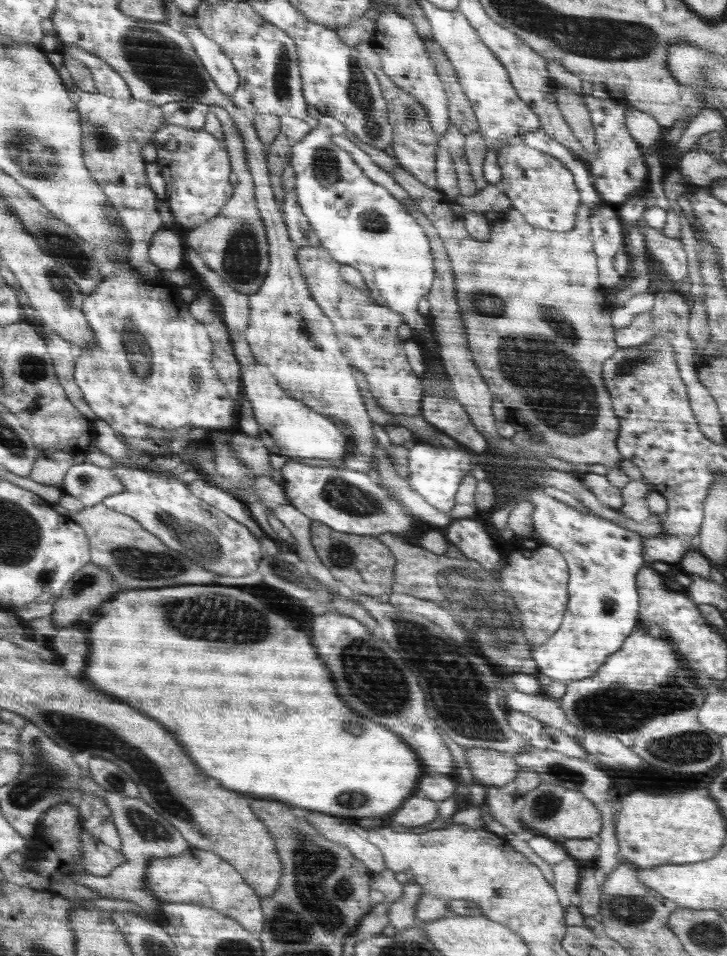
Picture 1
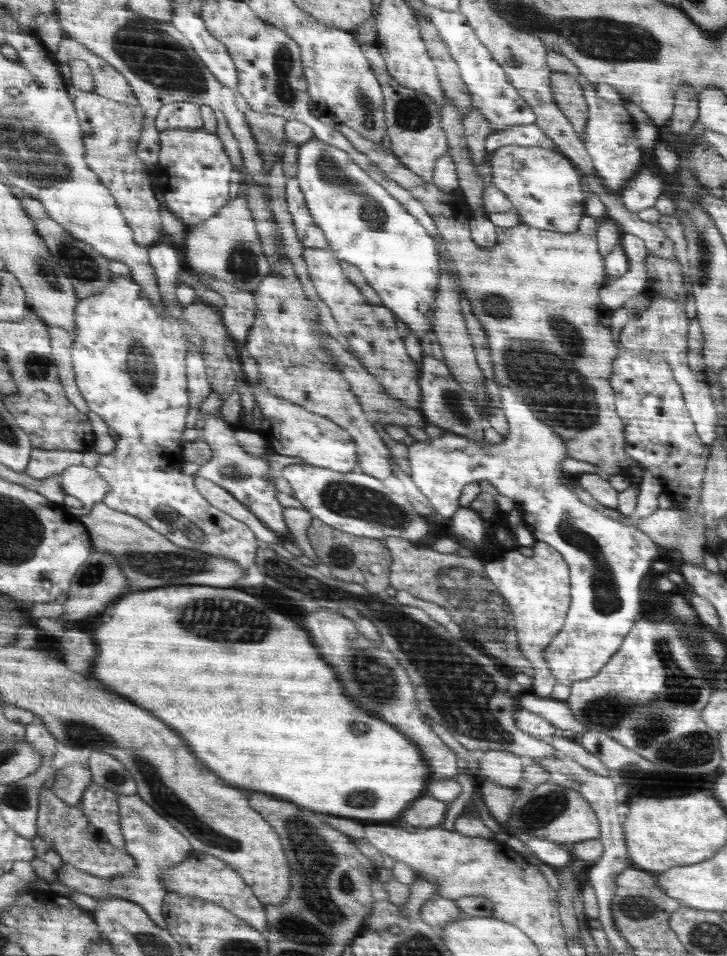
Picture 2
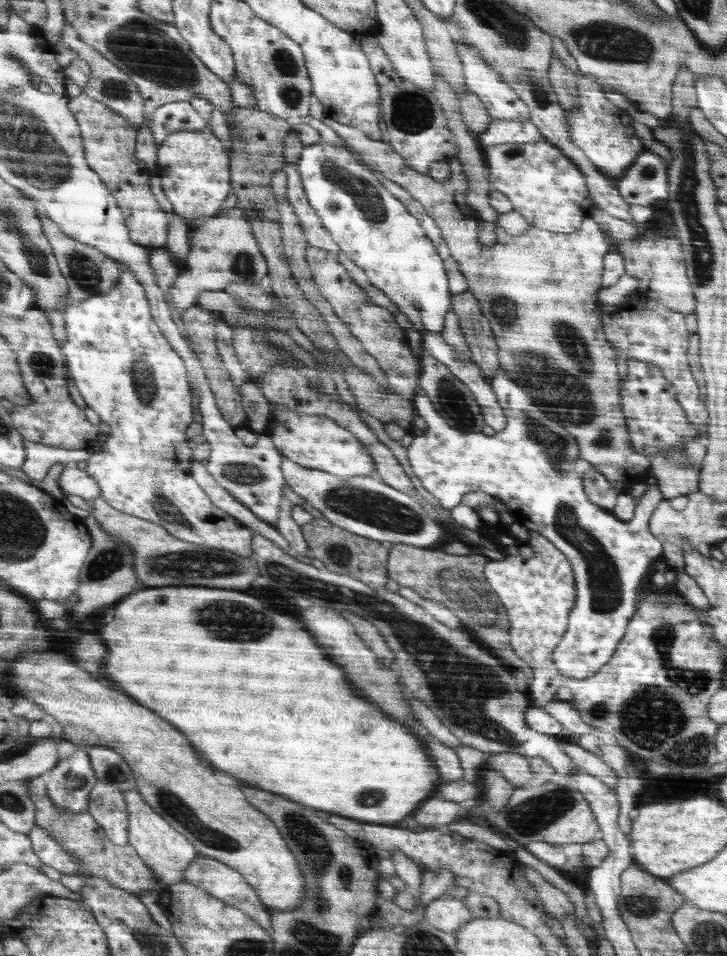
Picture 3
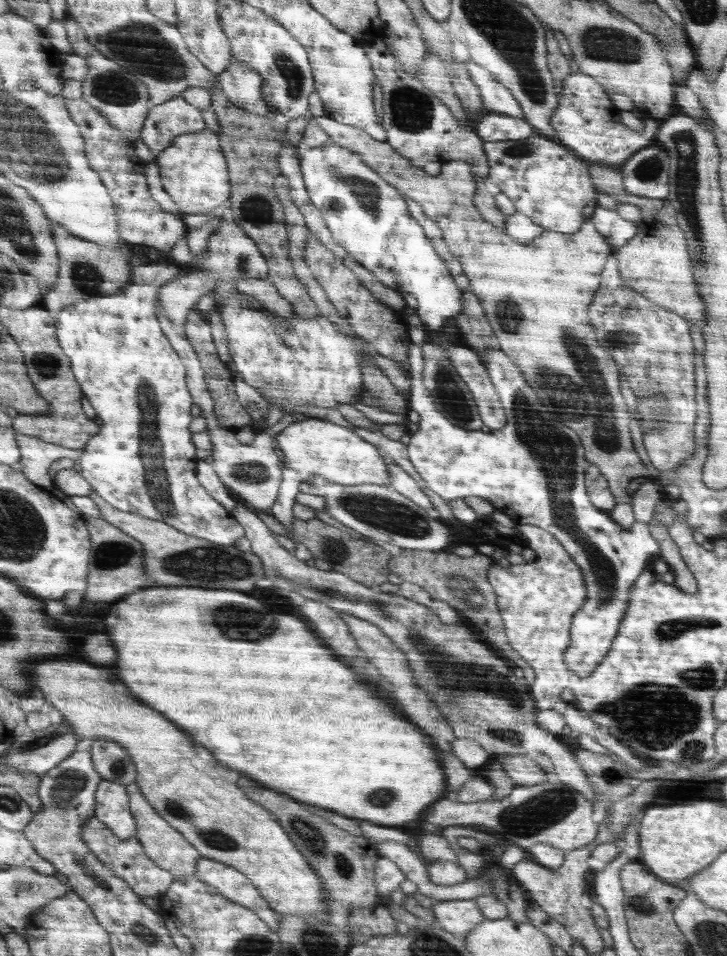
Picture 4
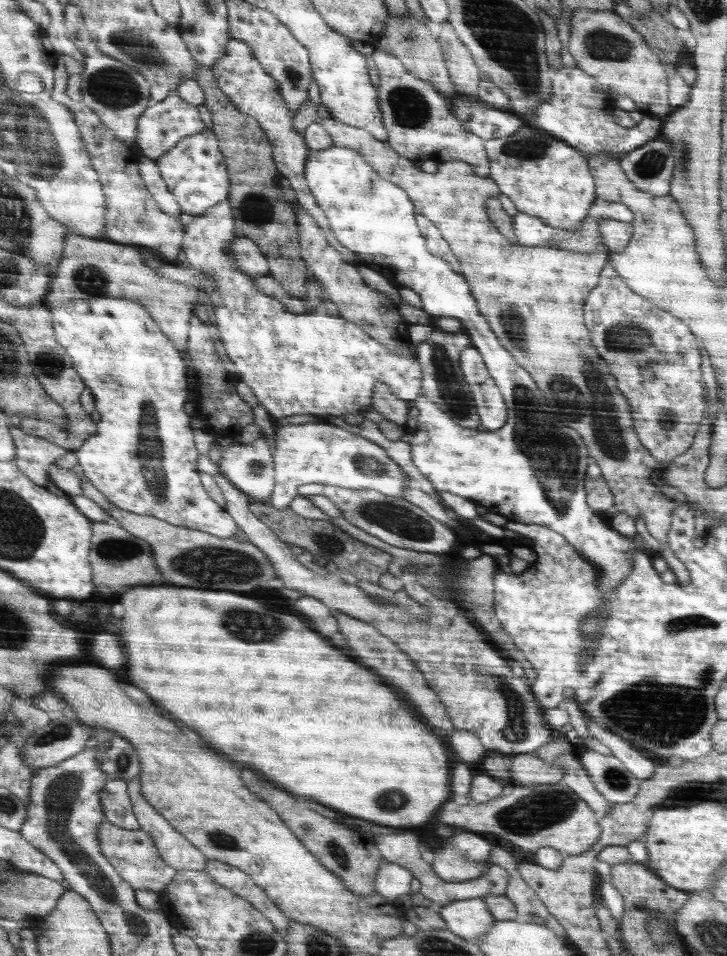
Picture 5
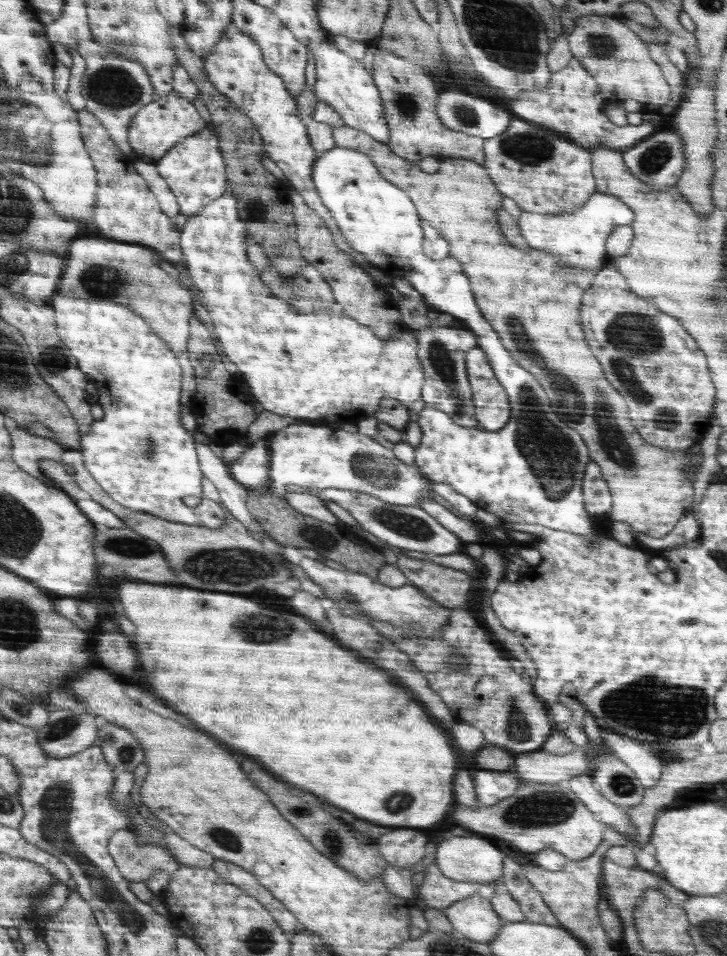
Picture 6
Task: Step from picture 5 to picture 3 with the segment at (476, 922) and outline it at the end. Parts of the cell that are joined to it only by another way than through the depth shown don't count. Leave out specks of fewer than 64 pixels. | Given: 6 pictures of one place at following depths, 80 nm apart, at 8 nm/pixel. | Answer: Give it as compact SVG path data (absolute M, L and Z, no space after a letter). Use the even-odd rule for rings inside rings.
M442 896L427 904L424 919L439 930L455 933L474 918L464 900Z

